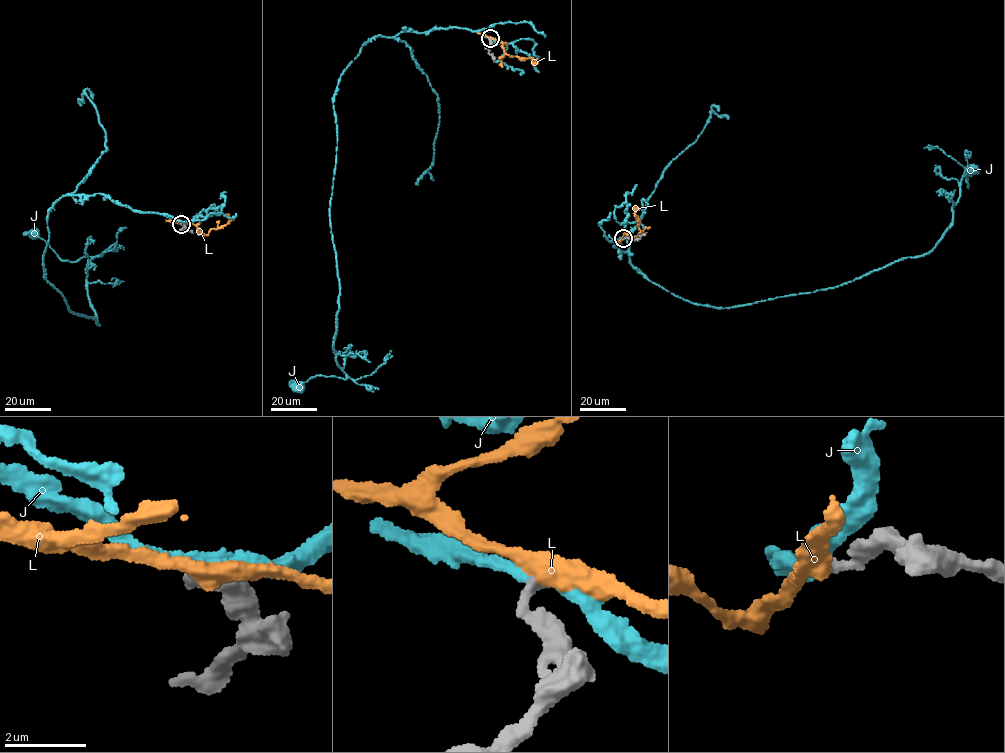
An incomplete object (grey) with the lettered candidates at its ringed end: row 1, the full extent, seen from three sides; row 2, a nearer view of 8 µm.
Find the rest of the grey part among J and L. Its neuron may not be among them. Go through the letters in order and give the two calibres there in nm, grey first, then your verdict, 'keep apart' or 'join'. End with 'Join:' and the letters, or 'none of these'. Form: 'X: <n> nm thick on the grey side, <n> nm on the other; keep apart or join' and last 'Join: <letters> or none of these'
J: 320 nm thick on the grey side, 320 nm on the other; keep apart
L: 280 nm thick on the grey side, 440 nm on the other; join
Join: L

